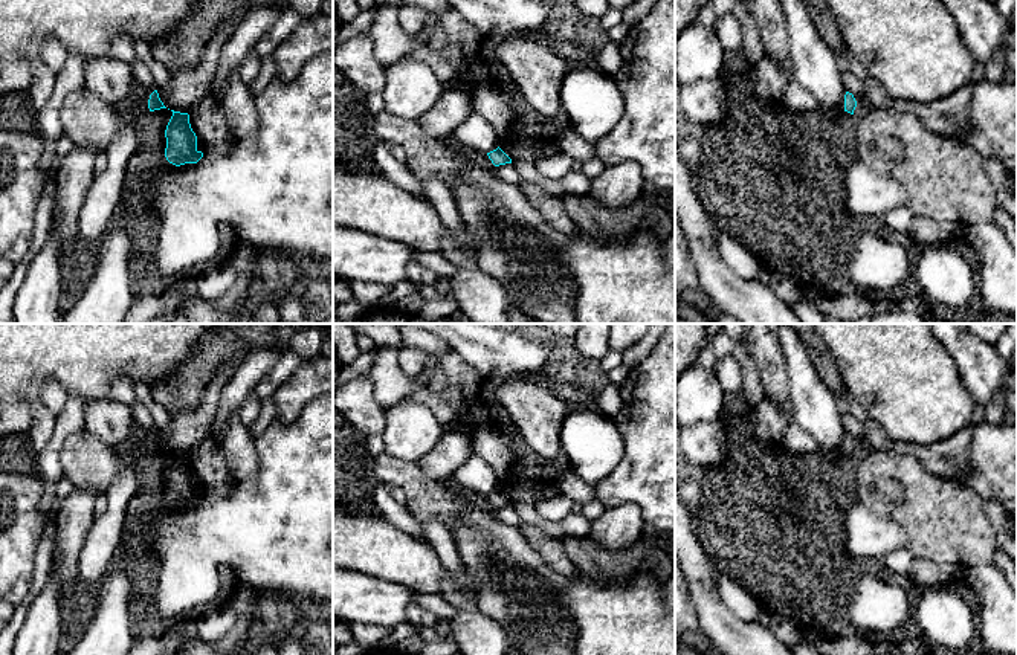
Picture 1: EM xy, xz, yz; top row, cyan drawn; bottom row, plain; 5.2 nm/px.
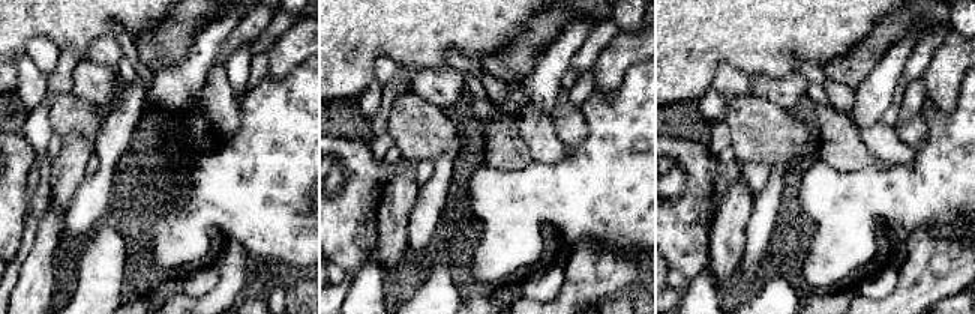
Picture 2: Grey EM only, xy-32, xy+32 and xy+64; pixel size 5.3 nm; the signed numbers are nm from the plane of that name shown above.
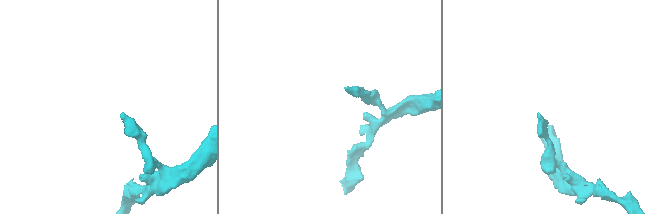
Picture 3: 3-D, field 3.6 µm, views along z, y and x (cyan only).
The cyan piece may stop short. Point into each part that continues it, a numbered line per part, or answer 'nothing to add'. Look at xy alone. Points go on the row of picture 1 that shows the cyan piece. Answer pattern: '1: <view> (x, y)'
nothing to add

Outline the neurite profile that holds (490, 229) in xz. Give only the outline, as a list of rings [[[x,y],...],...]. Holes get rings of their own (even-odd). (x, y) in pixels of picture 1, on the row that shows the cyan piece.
[[[489,212],[483,214],[481,224],[475,232],[467,226],[464,226],[464,232],[467,234],[469,240],[466,243],[458,243],[458,246],[467,257],[475,255],[476,237],[484,237],[489,240],[507,240],[510,243],[522,243],[531,238],[531,234],[527,229],[505,227],[504,224],[493,221]]]

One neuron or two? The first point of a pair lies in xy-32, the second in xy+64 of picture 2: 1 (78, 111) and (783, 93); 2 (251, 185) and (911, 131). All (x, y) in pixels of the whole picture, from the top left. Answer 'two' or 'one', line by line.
1: two
2: two

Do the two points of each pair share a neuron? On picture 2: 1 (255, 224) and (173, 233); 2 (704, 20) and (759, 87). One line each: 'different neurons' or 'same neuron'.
1: same neuron
2: different neurons

